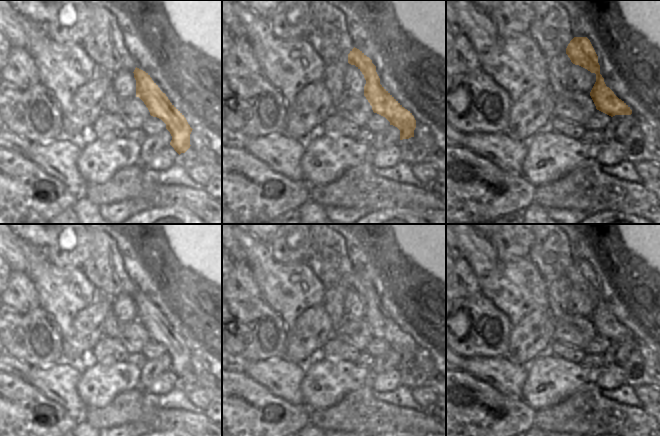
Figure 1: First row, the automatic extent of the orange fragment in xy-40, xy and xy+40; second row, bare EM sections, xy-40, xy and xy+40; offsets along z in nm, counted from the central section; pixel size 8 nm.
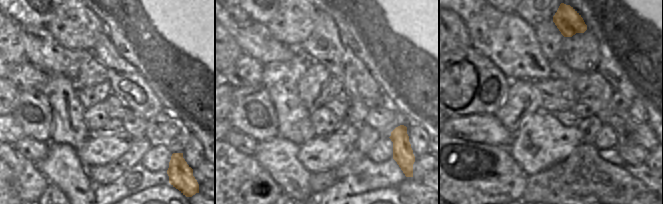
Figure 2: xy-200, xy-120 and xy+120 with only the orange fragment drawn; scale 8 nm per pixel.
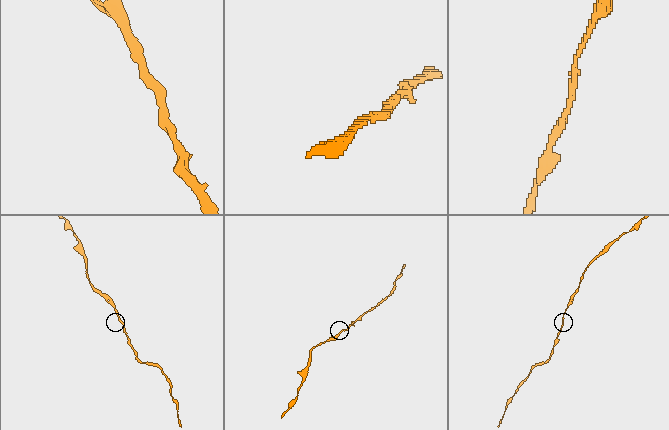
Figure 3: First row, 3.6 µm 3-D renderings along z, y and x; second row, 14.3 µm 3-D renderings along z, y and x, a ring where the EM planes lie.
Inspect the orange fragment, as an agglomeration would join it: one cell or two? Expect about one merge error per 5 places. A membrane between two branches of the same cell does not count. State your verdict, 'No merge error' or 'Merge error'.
No merge error.

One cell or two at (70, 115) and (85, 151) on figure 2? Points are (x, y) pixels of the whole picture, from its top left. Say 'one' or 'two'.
two

